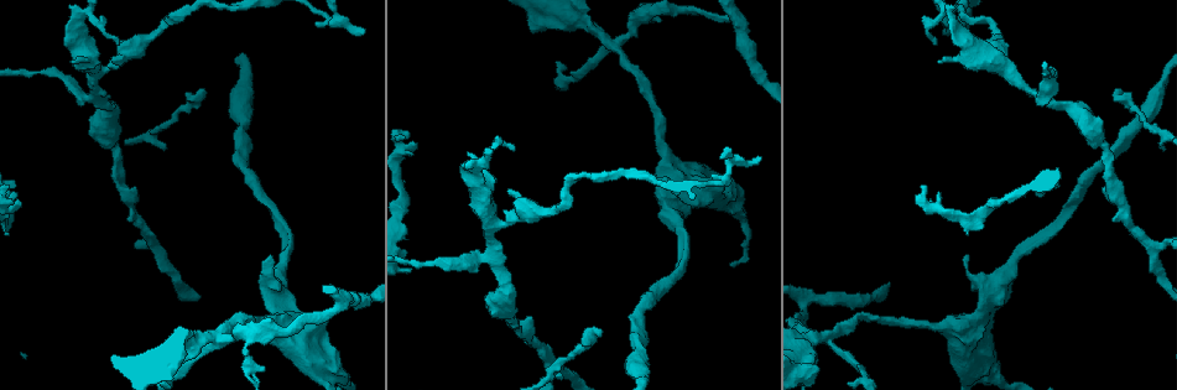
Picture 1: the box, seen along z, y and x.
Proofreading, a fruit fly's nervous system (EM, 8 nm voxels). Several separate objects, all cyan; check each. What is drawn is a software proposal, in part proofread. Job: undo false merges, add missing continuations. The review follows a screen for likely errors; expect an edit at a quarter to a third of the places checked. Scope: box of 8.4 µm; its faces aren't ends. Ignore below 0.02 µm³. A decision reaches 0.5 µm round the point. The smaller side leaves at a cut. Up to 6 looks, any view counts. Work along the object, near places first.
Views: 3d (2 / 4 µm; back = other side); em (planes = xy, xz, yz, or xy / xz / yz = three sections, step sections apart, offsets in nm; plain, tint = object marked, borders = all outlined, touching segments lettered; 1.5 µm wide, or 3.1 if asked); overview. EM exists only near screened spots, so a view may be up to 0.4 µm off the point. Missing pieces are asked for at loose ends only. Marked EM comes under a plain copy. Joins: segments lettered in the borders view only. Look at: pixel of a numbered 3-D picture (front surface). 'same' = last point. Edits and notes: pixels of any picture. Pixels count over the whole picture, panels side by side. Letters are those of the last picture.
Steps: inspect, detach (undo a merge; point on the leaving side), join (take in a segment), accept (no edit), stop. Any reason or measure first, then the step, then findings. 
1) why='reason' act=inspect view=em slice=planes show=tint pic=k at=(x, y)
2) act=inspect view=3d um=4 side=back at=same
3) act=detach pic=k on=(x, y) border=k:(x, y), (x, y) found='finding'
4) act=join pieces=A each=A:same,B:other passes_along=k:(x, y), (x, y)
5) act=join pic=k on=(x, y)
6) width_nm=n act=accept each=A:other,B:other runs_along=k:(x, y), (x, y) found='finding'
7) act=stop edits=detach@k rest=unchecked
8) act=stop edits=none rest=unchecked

why='a narrow waist' act=inspect view=em slice=xz step=8 show=borders pic=1 at=(96, 70)

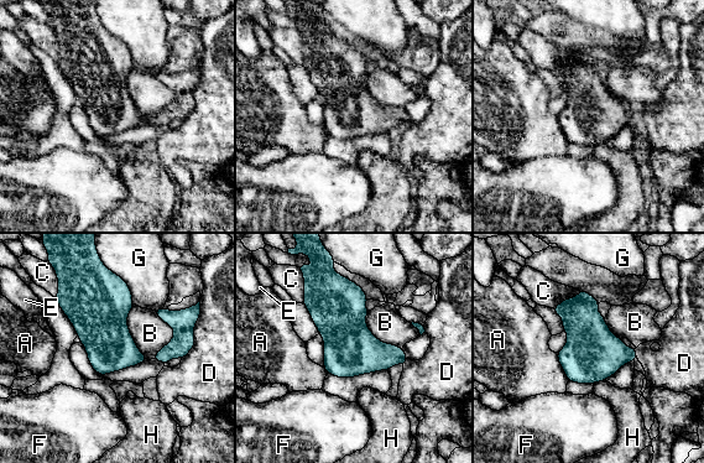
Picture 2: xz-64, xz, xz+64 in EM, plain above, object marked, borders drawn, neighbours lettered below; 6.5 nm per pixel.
act=accept each=A:other,B:other,C:other,D:other,E:other,F:other,G:other,H:other border=2:(133, 306), (128, 329), (149, 359) found='all the same cell'

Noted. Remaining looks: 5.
why='four or more arms meet' act=inspect view=em slice=yz step=4 show=tint pic=1 at=(215, 338)

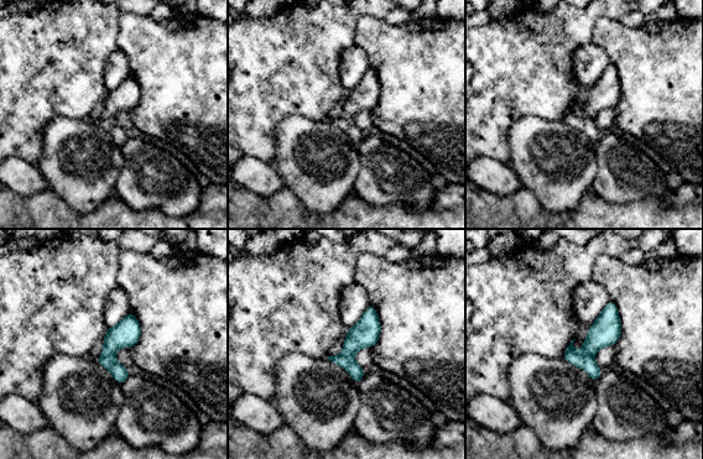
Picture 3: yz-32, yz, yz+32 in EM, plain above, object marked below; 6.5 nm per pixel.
why='see the neighbours' act=inspect view=em slice=yz step=4 show=borders at=same

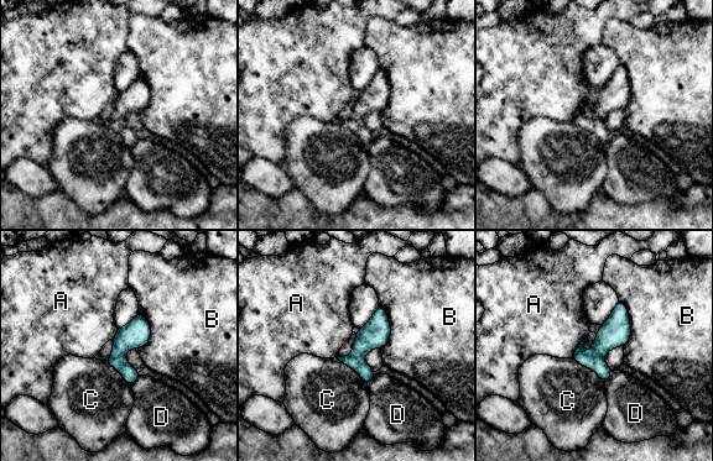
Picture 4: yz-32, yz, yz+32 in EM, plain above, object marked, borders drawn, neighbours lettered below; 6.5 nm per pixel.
act=detach pic=4 on=(130, 375) each=A:other,B:other,C:other,D:other found='a second cell is stuck on'

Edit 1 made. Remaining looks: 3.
act=stop edits=detach@4 rest=unchecked

